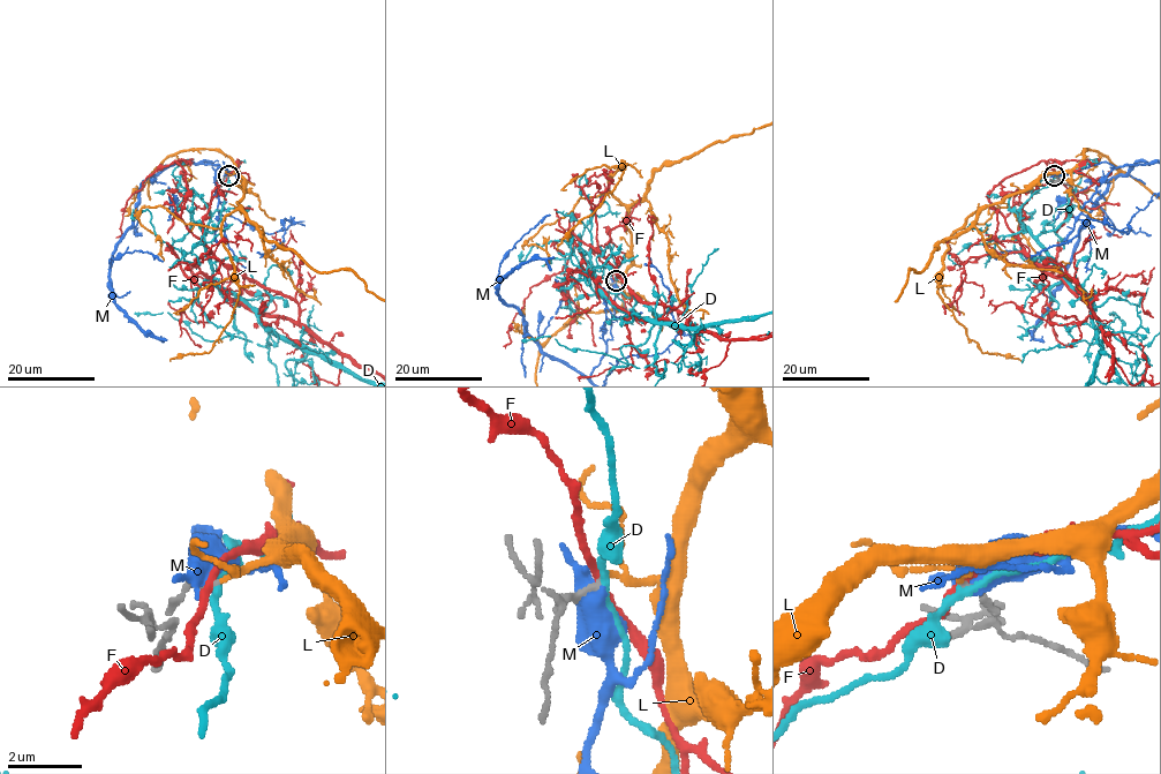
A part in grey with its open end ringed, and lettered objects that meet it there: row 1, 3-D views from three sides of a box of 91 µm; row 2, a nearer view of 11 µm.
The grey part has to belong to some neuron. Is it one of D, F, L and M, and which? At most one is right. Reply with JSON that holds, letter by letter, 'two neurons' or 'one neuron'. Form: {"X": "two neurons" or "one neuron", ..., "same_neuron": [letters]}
{"D": "two neurons", "F": "two neurons", "L": "one neuron", "M": "two neurons", "same_neuron": ["L"]}

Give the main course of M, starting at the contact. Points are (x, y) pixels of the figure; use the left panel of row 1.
M: (226, 177), (223, 163), (203, 164), (234, 171), (215, 193), (233, 216), (270, 234), (292, 224), (259, 257)

